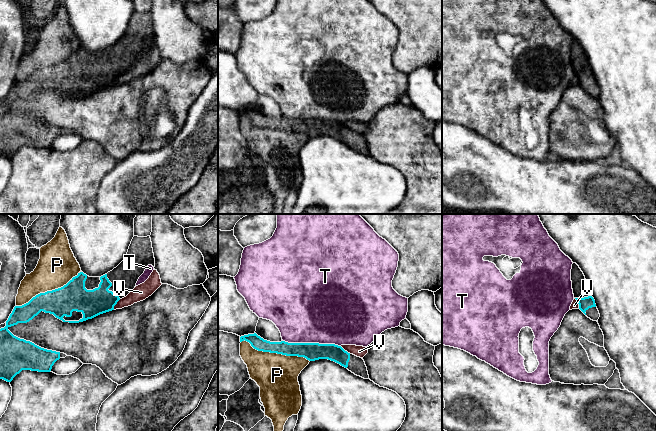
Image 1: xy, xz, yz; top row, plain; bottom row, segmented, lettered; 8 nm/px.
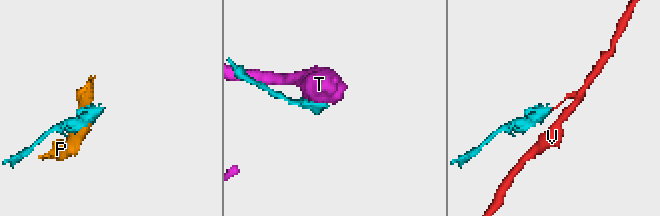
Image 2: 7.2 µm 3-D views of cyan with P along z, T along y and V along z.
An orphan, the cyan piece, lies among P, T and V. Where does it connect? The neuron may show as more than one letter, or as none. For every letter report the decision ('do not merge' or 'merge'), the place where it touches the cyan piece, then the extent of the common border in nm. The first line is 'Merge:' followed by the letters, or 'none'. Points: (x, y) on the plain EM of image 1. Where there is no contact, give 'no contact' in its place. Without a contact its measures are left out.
Merge: none
P: do not merge; contact xz (275, 128); length 600 nm
T: do not merge; contact xz (312, 119); length 460 nm
V: do not merge; contact xy (116, 79); length 110 nm

